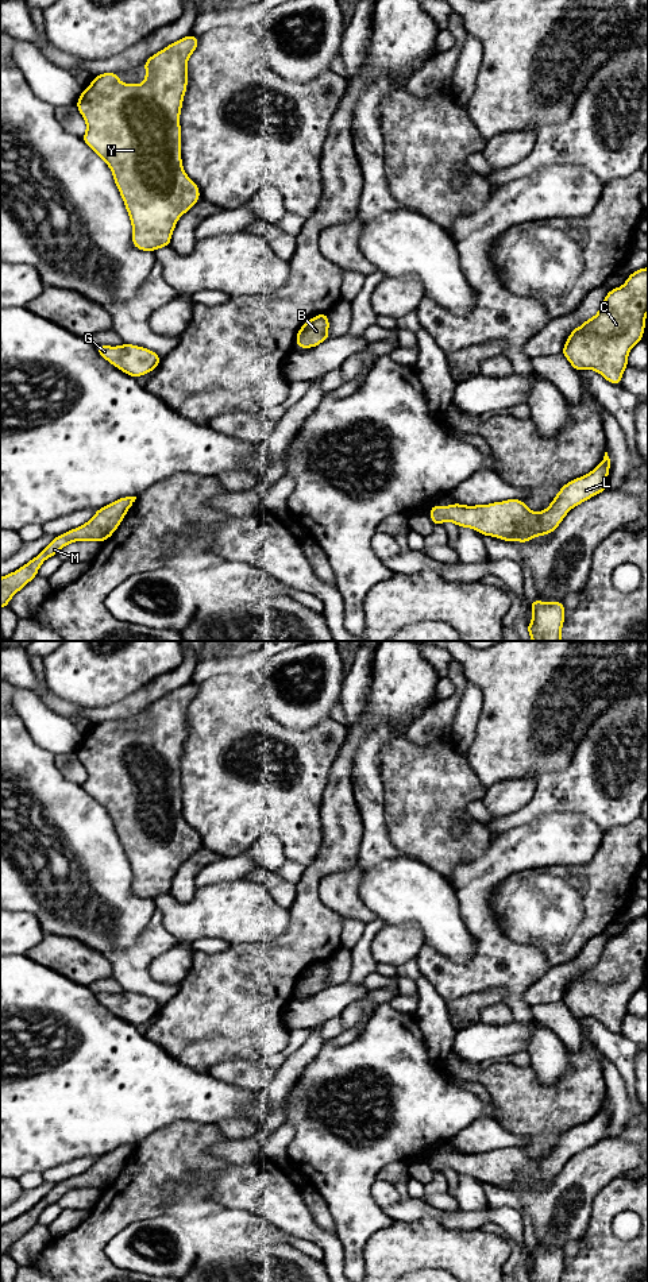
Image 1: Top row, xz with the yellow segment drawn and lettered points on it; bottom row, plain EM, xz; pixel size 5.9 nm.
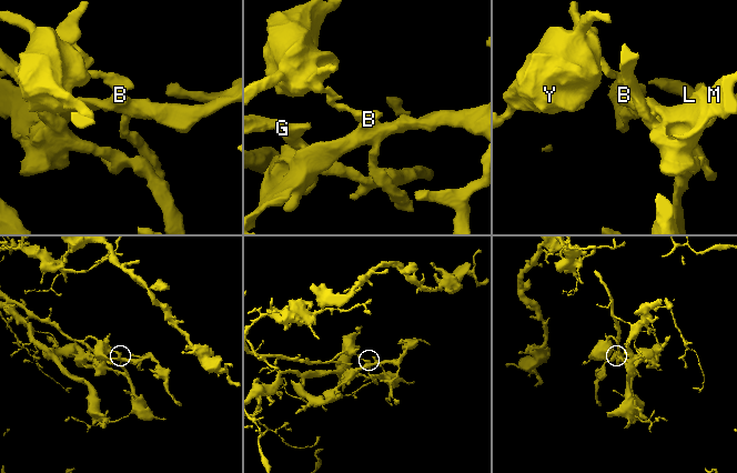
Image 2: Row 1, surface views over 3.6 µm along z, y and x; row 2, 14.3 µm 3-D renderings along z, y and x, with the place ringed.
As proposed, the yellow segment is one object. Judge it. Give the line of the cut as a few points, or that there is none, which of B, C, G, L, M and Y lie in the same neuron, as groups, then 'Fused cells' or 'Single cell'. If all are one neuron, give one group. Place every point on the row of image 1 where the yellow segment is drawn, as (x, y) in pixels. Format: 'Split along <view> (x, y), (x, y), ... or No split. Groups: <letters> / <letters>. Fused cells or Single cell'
Split along xz (315, 316), (327, 317). Groups: B C L M / G Y. Fused cells

